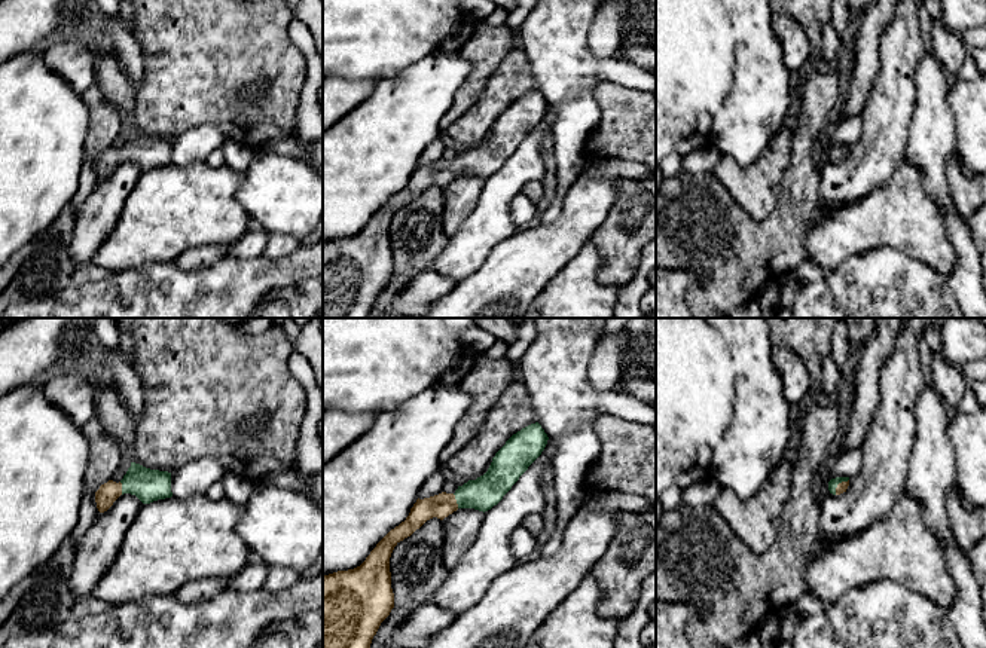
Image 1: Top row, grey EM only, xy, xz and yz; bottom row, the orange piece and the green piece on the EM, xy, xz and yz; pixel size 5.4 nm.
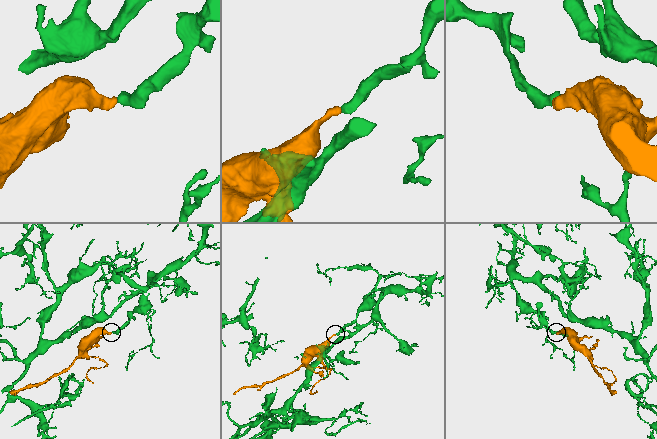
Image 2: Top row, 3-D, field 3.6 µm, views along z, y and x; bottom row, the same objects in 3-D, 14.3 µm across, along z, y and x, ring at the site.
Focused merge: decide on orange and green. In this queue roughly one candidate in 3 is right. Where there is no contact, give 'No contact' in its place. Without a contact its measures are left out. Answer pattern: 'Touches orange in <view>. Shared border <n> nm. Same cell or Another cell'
Touches orange in xz. Shared border 90 nm. Same cell

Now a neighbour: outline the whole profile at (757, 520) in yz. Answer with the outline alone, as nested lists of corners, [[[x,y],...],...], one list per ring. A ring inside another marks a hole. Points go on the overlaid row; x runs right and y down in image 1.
[[[782,459],[769,480],[750,499],[742,499],[730,487],[712,501],[739,538],[755,553],[767,551],[781,531],[781,514],[791,492],[793,464]]]

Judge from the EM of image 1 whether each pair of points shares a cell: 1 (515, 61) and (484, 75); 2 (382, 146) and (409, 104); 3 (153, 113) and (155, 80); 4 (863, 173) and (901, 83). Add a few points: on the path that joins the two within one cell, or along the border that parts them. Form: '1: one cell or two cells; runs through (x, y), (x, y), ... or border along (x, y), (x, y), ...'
1: two cells; border along (518, 43), (501, 61), (478, 100)
2: one cell; runs through (385, 135), (402, 115)
3: one cell; runs through (155, 106), (155, 88)
4: one cell; runs through (879, 150), (890, 106)

